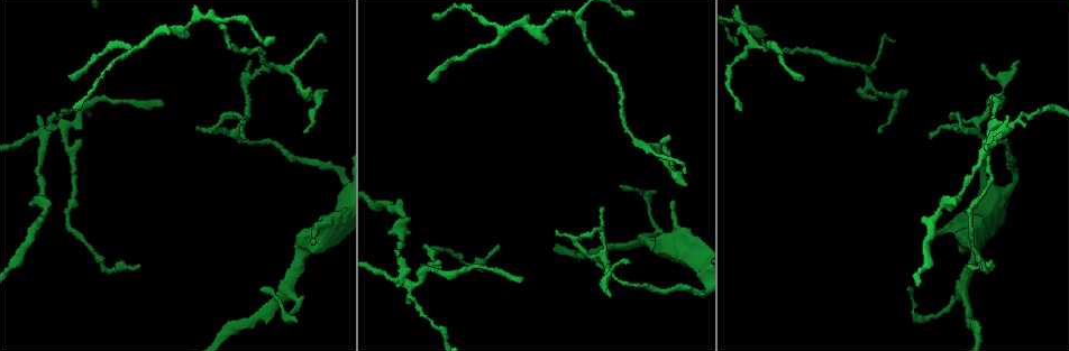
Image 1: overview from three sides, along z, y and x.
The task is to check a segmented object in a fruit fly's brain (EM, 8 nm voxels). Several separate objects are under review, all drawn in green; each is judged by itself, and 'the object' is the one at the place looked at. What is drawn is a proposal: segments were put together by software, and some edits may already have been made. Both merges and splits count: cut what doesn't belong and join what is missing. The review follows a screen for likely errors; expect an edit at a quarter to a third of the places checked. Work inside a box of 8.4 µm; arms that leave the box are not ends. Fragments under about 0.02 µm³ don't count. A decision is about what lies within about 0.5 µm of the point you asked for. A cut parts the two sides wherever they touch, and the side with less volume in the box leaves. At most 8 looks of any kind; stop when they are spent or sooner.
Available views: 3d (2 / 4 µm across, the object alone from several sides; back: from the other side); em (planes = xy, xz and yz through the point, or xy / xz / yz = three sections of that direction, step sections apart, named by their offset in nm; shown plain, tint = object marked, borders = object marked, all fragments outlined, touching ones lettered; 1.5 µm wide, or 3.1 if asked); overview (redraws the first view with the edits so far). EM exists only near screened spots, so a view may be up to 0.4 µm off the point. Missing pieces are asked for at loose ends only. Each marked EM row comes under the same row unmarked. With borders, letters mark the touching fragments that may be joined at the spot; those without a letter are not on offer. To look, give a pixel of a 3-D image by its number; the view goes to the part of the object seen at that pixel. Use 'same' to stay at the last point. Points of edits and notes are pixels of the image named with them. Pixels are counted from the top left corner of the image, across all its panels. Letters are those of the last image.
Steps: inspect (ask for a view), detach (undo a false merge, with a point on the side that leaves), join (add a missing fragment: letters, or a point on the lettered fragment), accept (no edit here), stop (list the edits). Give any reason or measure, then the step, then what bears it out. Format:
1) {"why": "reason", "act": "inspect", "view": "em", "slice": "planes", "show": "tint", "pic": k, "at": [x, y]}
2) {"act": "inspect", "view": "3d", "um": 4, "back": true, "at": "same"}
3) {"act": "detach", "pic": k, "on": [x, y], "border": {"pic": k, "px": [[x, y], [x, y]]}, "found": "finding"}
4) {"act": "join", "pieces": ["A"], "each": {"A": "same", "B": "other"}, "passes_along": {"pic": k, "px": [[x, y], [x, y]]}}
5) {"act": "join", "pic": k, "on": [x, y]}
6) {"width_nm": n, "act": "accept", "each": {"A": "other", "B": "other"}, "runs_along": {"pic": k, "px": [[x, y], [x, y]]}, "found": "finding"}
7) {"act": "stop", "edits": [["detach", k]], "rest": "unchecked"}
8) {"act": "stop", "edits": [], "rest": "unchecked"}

{"why": "tapers out", "act": "inspect", "view": "3d", "um": 2, "pic": 1, "at": [686, 173]}

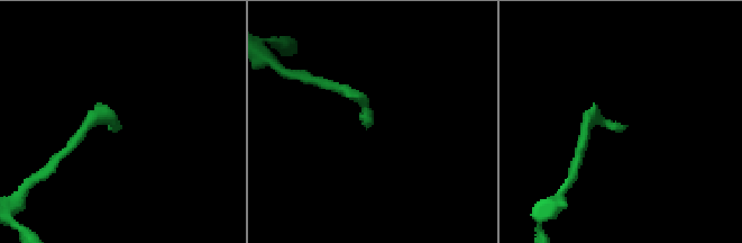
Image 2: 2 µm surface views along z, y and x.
{"why": "need the tissue", "act": "inspect", "view": "em", "slice": "yz", "step": 8, "show": "borders", "pic": 2, "at": [115, 125]}

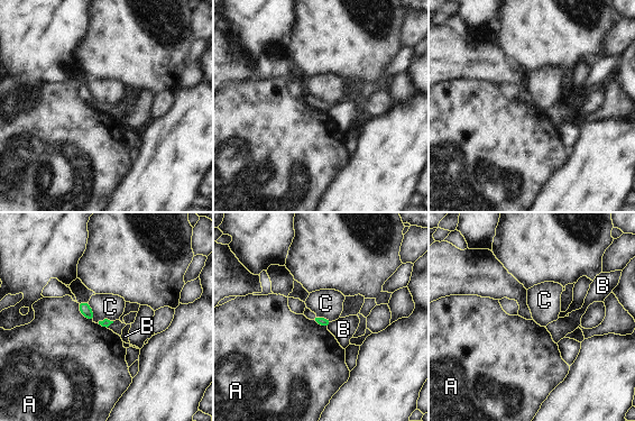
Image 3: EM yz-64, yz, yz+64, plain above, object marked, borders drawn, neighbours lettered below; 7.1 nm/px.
{"act": "inspect", "view": "em", "slice": "planes", "show": "borders", "at": "same"}

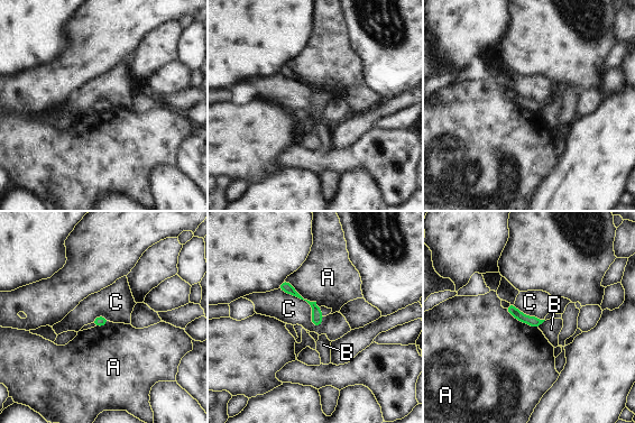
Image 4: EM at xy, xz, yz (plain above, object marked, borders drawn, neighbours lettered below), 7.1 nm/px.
{"width_nm": 80, "act": "accept", "each": {"A": "other", "B": "other", "C": "other"}, "runs_along": {"pic": 4, "px": [[284, 284], [315, 309], [318, 323]]}, "found": "none of them fits"}

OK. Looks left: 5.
{"why": "tapers out", "act": "inspect", "view": "3d", "um": 2, "pic": 1, "at": [672, 200]}

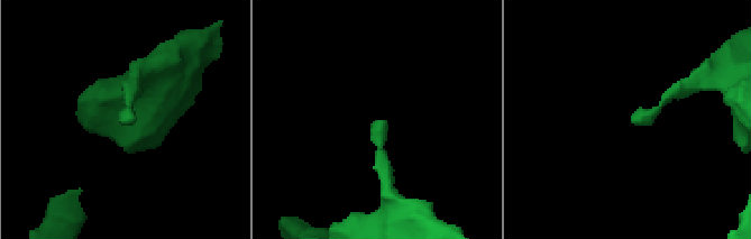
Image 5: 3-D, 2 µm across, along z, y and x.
{"why": "need the tissue", "act": "inspect", "view": "em", "slice": "yz", "step": 4, "show": "borders", "pic": 5, "at": [130, 123]}

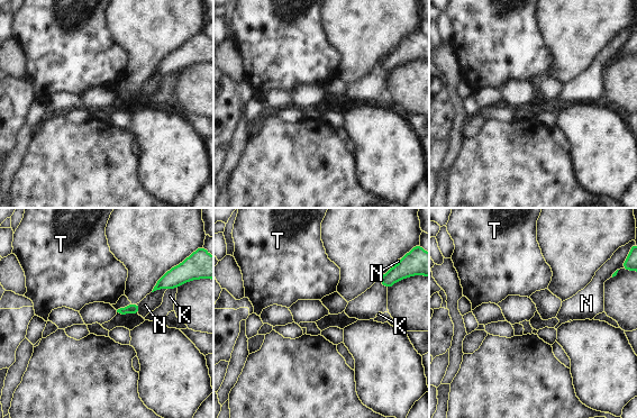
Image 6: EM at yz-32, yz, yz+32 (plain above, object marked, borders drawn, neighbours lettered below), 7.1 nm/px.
{"act": "inspect", "view": "em", "slice": "planes", "show": "borders", "at": "same"}

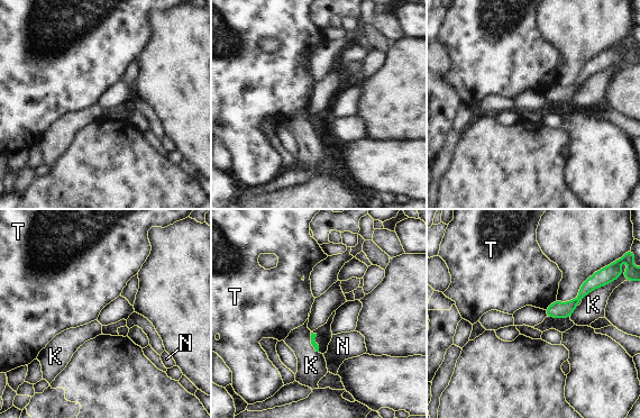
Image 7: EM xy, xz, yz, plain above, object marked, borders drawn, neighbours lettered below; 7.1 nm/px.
{"longest_contact_nm": ["K", 380], "act": "accept", "each": {"K": "other", "N": "other", "T": "other"}, "border": {"pic": 7, "px": [[621, 266], [618, 278], [581, 299]]}, "found": "none of them fits"}

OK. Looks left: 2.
{"why": "three arms meet", "act": "inspect", "view": "3d", "um": 2, "pic": 1, "at": [387, 276]}

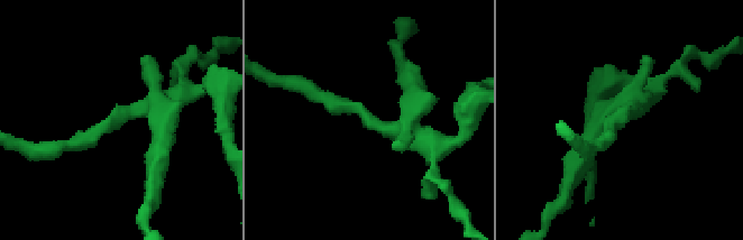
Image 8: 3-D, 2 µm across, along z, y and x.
{"why": "now the EM", "act": "inspect", "view": "em", "slice": "planes", "show": "borders", "pic": 8, "at": [373, 123]}

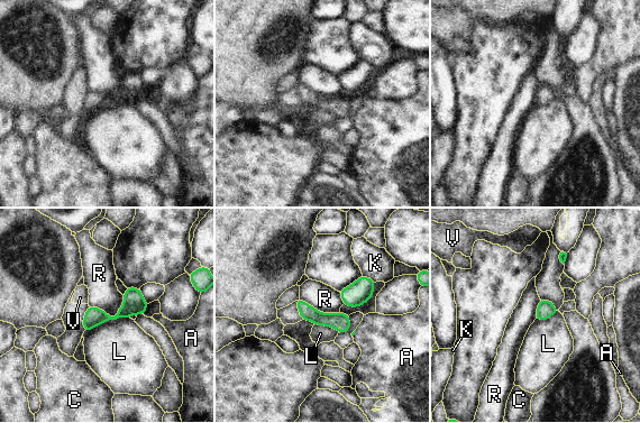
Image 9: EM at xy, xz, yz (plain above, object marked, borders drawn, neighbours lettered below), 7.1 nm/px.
{"arms": 3, "act": "detach", "pic": 9, "on": [134, 301], "each": {"A": "other", "C": "other", "K": "other", "L": "other", "R": "other", "V": "other"}, "border": {"pic": 9, "px": [[124, 302], [134, 313]]}, "found": "a second neuron is stuck on"}

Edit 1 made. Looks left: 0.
{"act": "stop", "edits": [["detach", 9]], "rest": "unchecked"}

